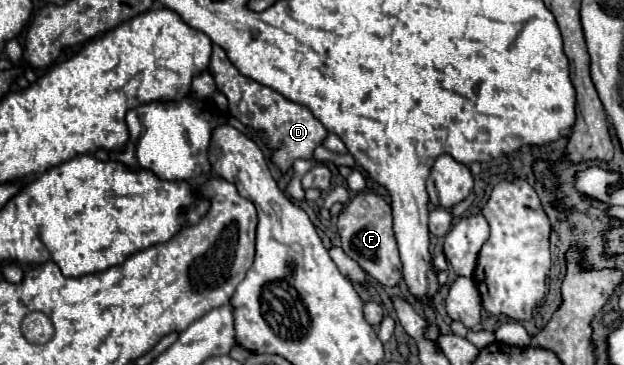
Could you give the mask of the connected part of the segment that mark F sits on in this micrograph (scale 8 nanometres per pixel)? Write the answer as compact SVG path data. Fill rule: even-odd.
M358 193L338 215L338 233L344 253L384 287L396 287L402 279L402 263L392 231L392 209L376 193Z

